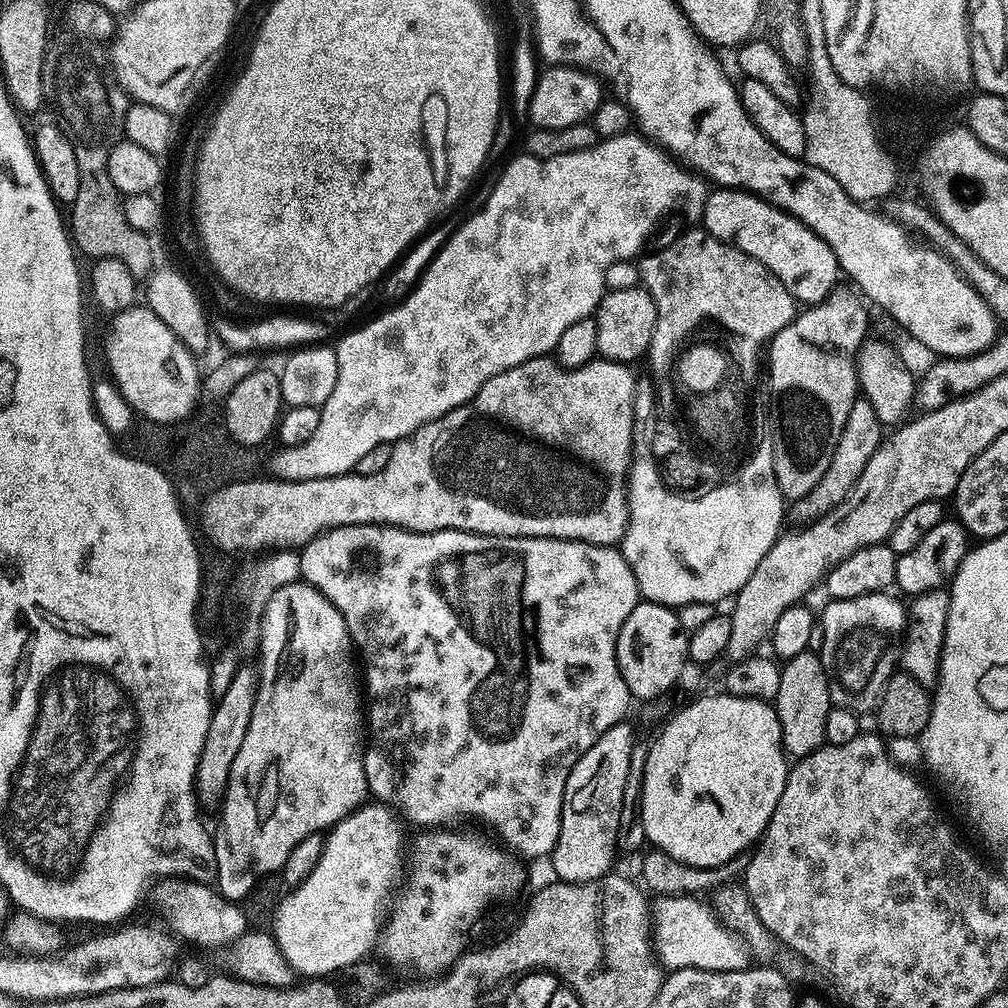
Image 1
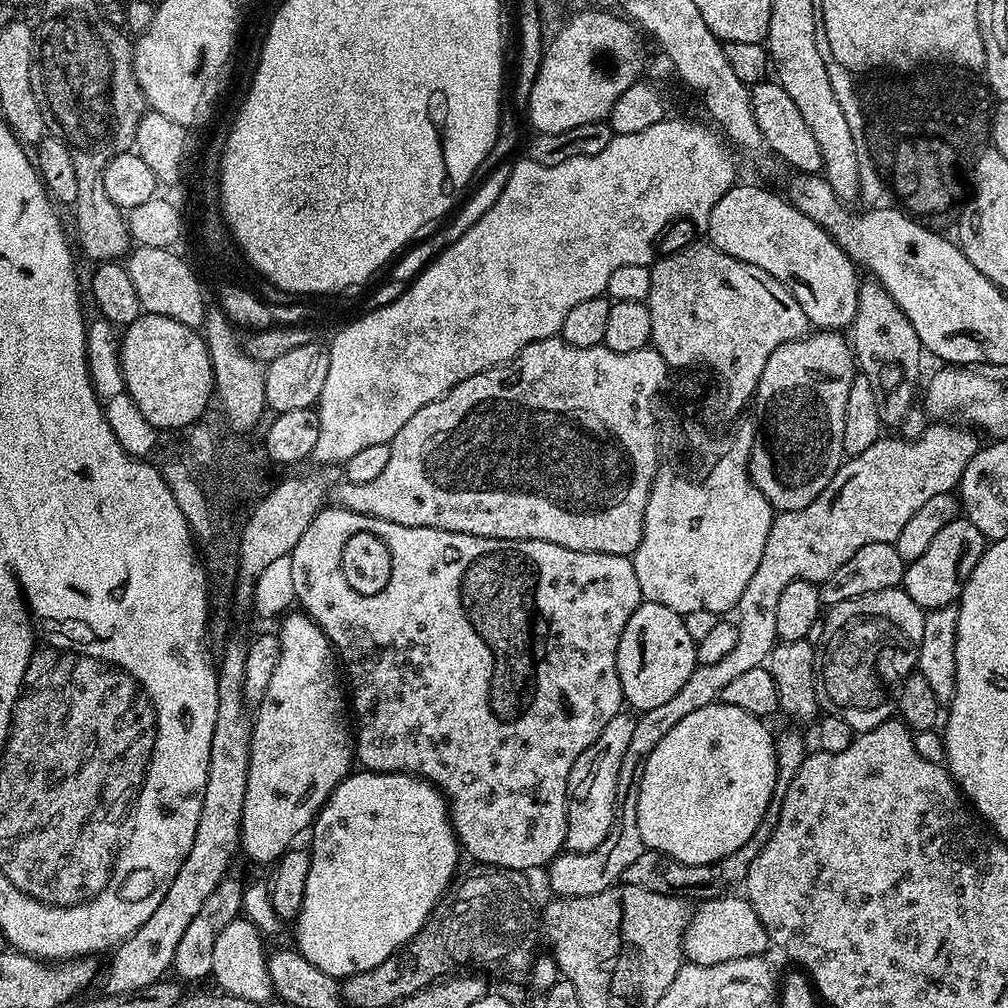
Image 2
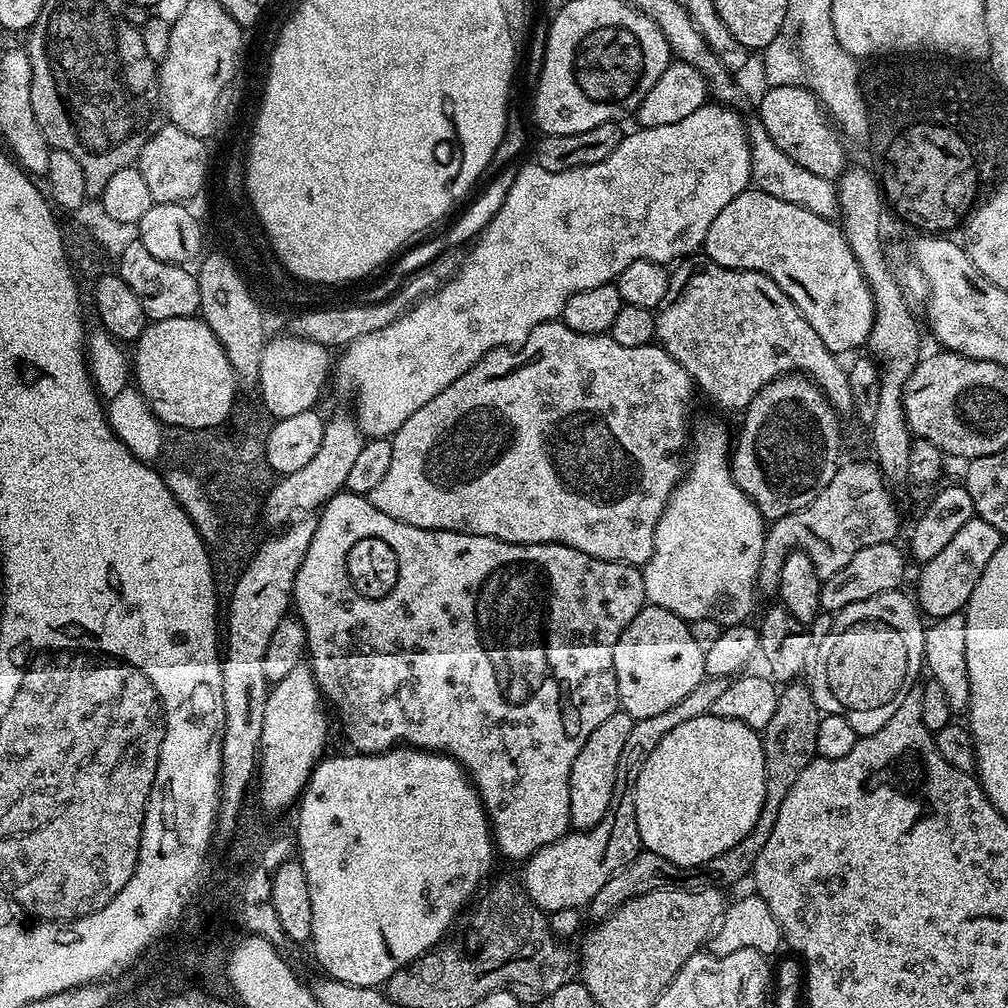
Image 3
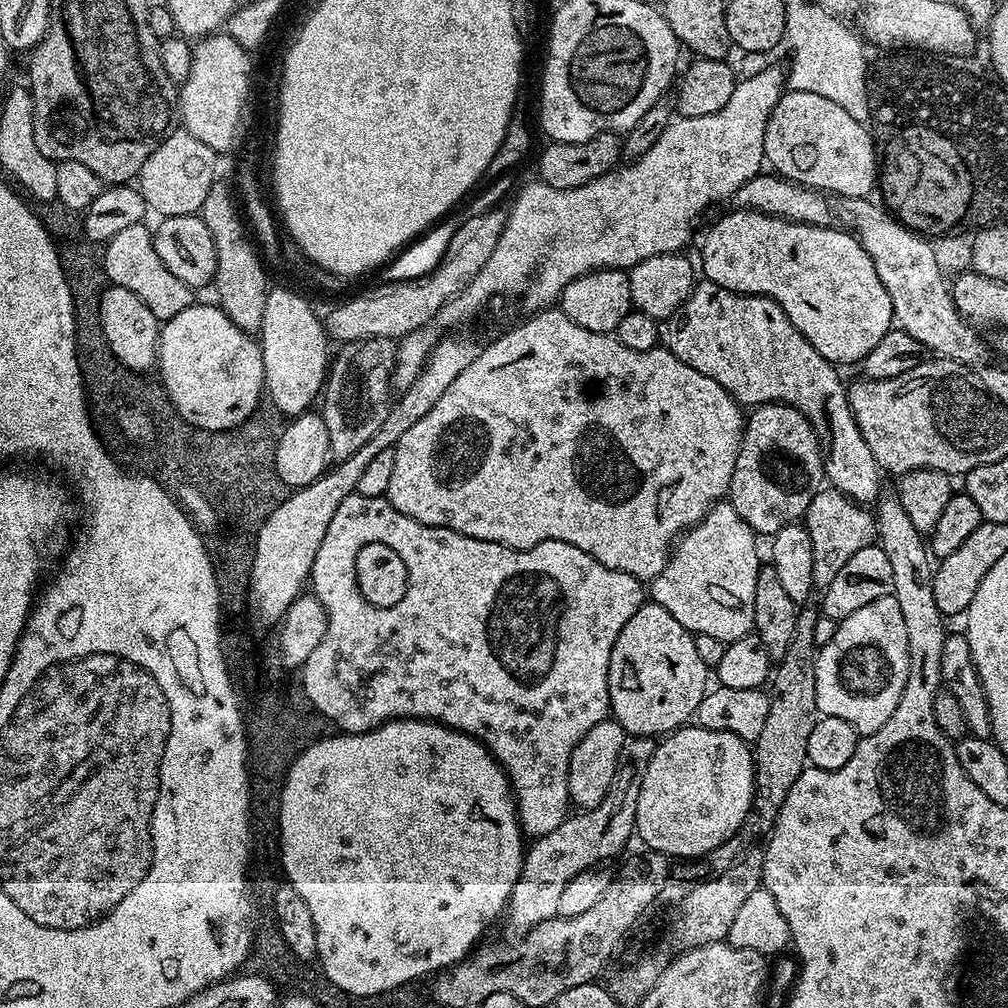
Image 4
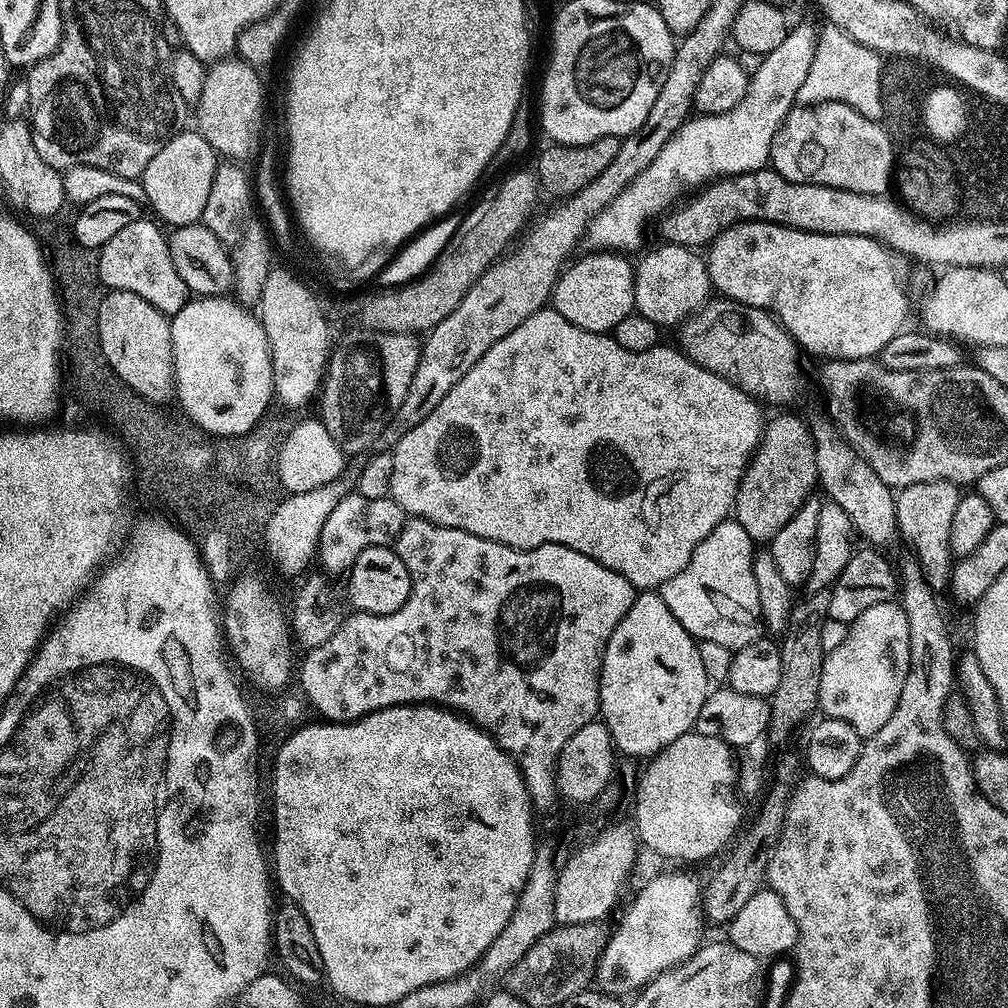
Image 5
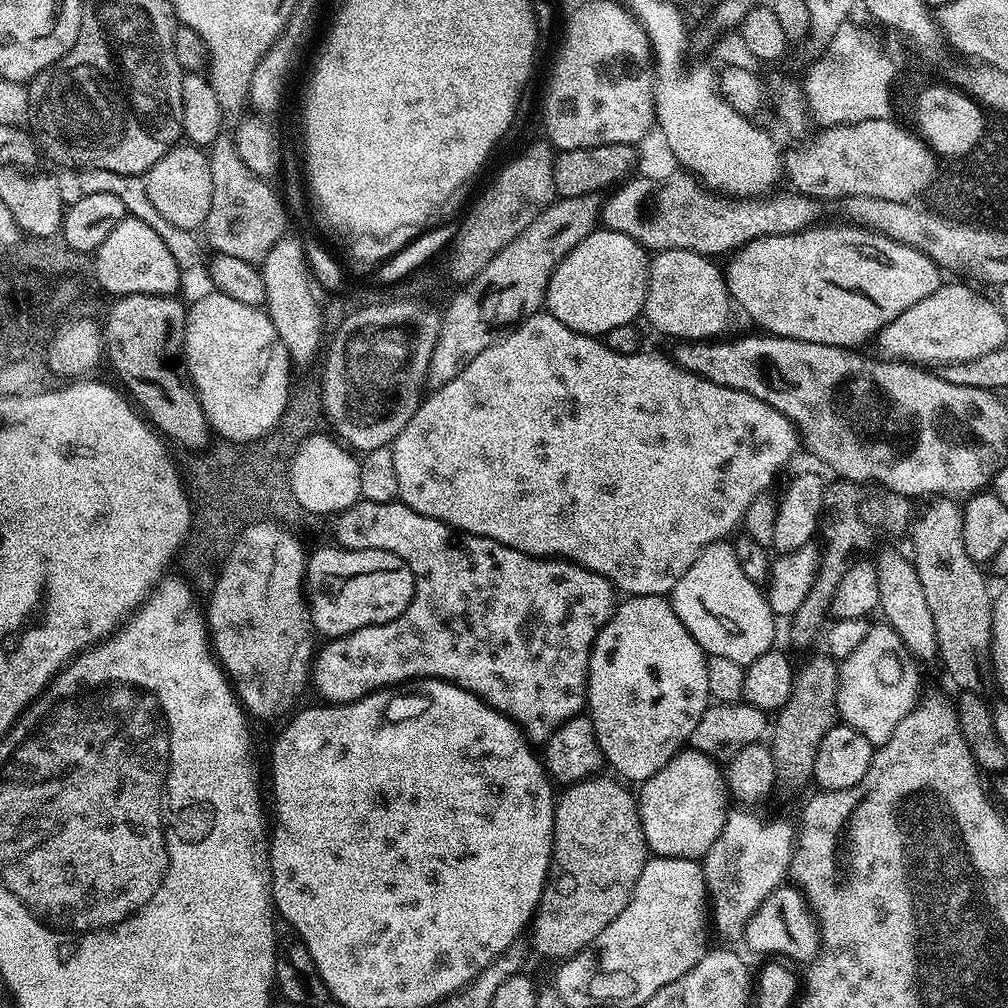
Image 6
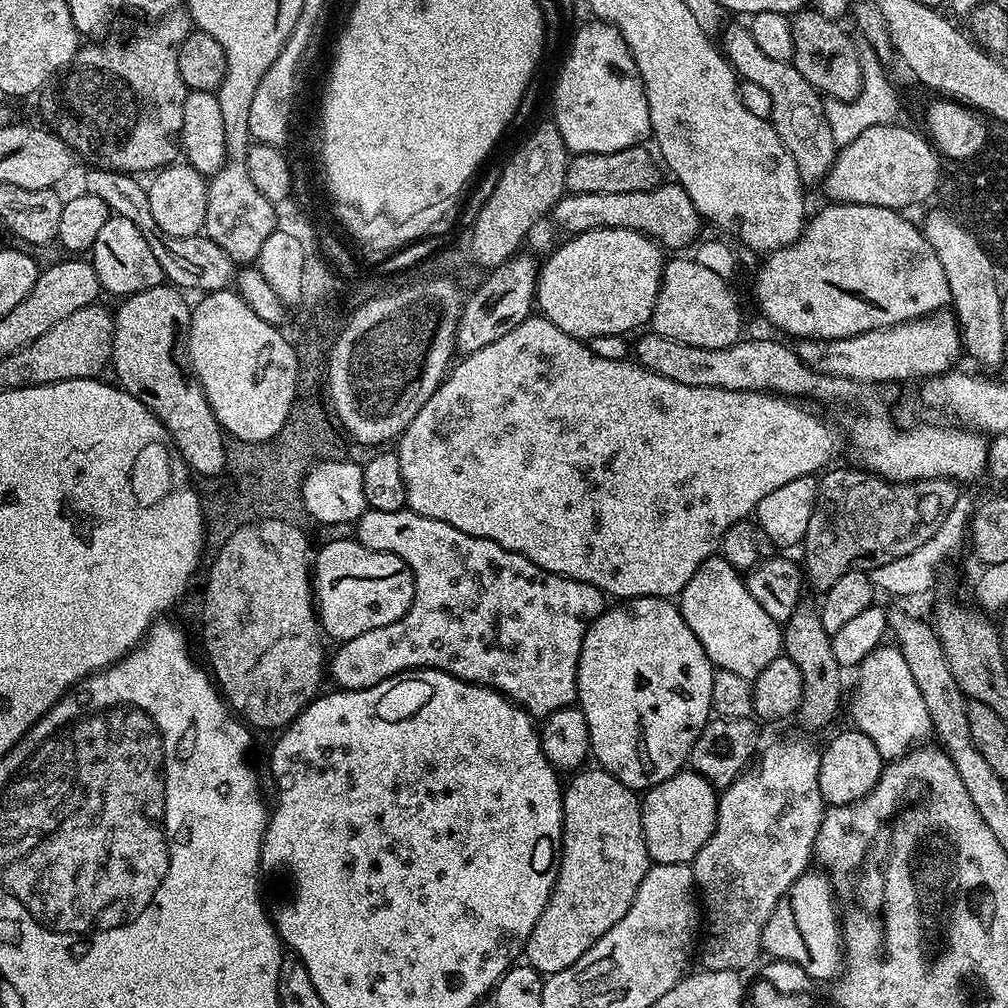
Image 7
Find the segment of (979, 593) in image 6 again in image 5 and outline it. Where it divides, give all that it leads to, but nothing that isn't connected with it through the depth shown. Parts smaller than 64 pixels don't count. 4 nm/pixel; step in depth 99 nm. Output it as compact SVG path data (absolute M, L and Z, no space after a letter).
M949 480L918 483L895 493L896 530L899 539L904 539L912 547L912 552L916 555L915 563L933 590L947 589L952 579L954 557L950 546L950 528L961 495L961 485L951 484Z

